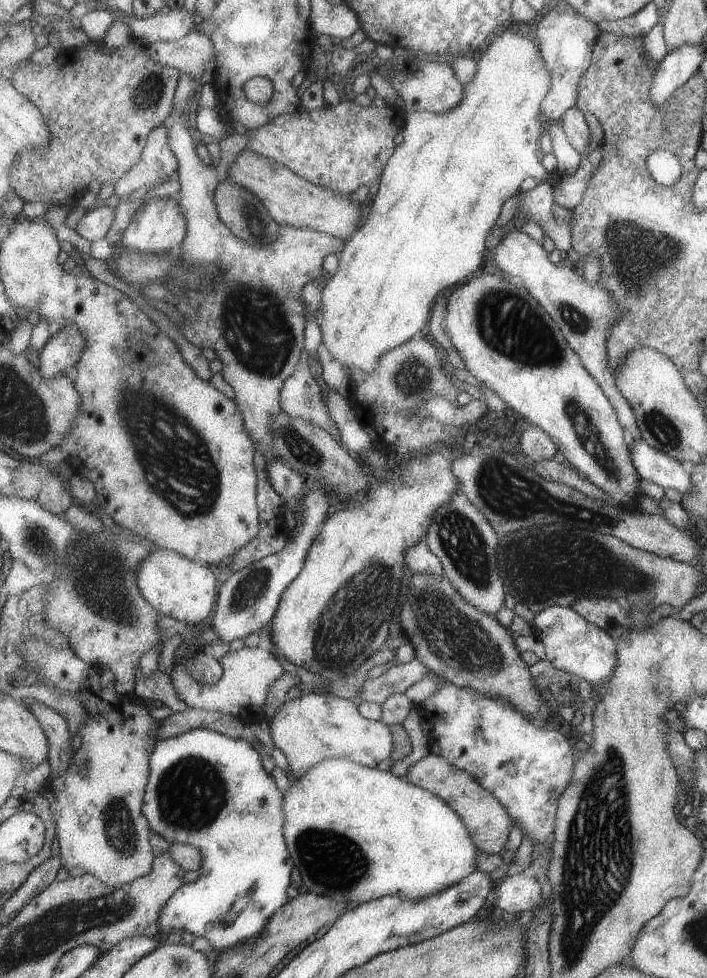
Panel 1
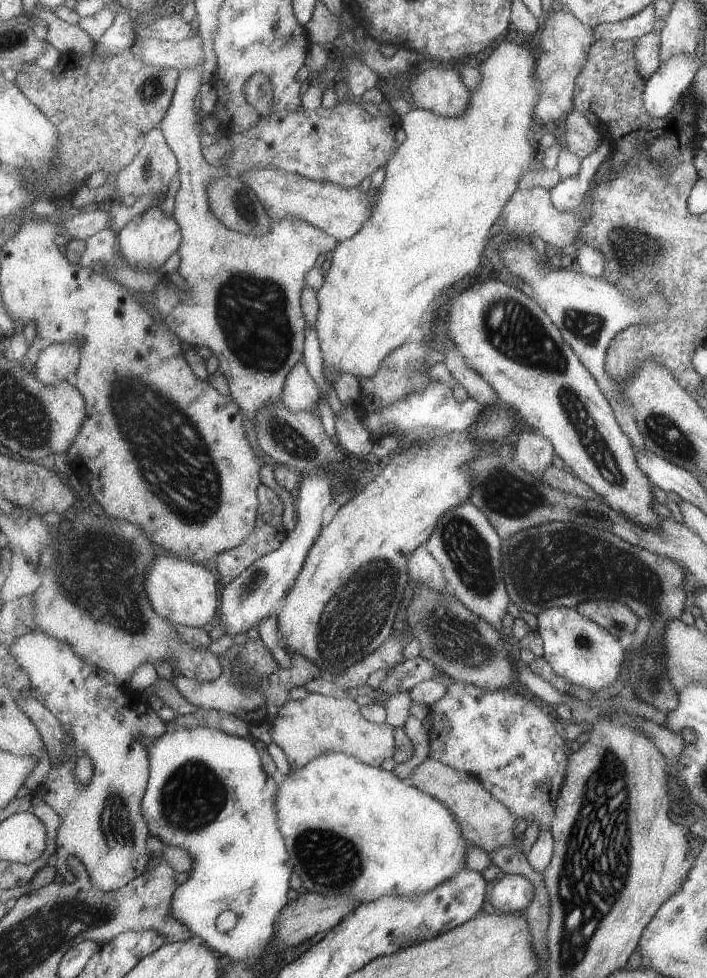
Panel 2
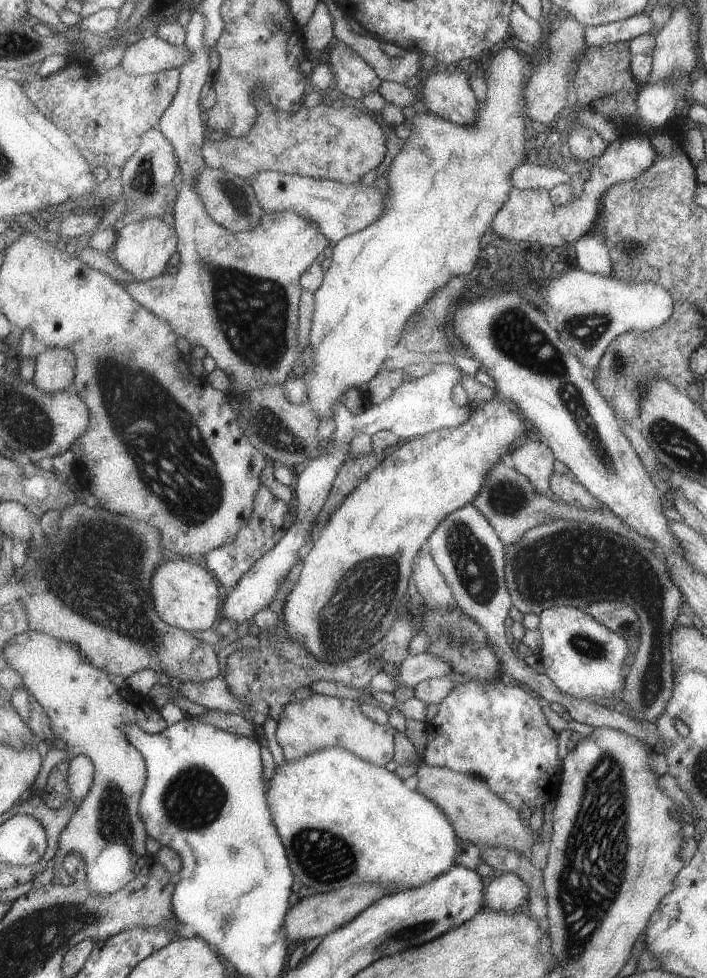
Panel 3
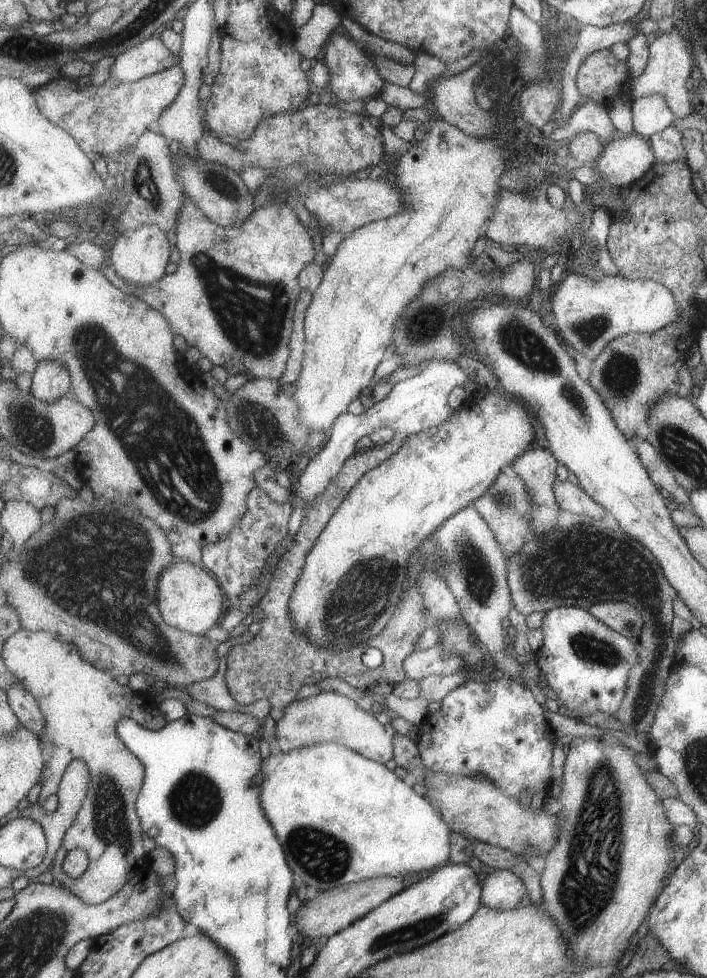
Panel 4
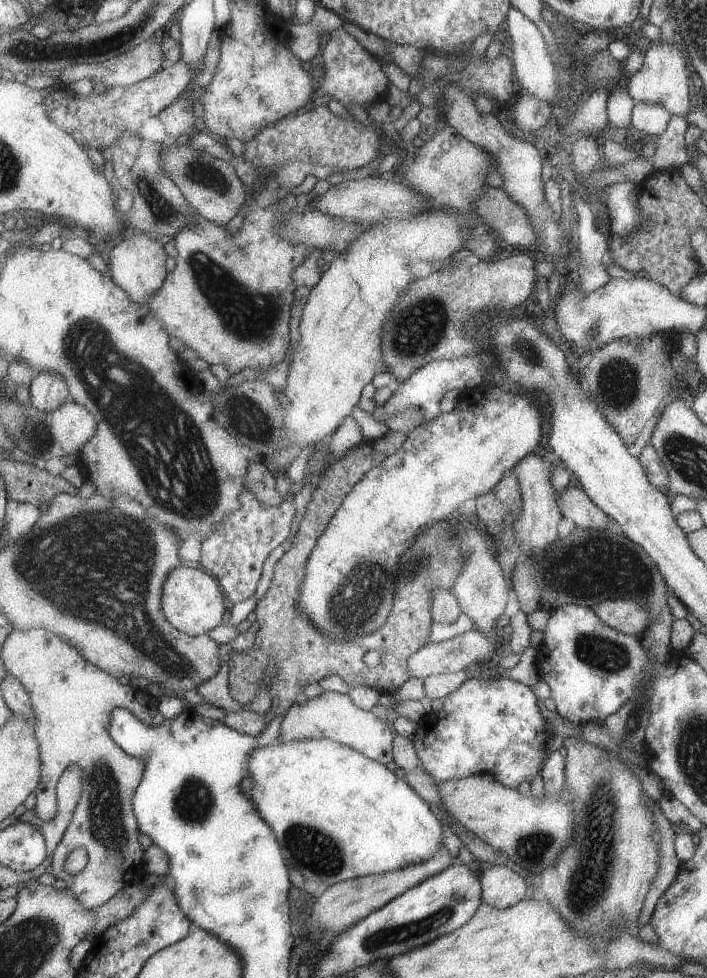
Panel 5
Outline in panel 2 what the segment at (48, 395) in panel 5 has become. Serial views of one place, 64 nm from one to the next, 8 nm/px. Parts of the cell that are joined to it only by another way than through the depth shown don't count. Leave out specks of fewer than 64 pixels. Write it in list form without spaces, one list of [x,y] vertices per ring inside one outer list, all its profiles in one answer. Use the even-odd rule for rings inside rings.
[[[49,344],[41,354],[35,368],[37,378],[47,386],[59,386],[61,382],[75,382],[75,374],[81,366],[79,344]]]

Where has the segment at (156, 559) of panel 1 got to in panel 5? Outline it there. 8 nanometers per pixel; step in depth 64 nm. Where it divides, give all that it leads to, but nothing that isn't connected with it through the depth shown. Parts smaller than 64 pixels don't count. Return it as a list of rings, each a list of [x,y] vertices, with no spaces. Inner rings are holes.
[[[187,566],[175,568],[175,572],[167,578],[167,588],[163,594],[163,608],[165,608],[169,622],[177,630],[189,636],[205,636],[213,628],[223,626],[223,618],[227,612],[225,592],[223,592],[221,582],[213,578],[211,574],[205,574],[203,570],[195,570]]]

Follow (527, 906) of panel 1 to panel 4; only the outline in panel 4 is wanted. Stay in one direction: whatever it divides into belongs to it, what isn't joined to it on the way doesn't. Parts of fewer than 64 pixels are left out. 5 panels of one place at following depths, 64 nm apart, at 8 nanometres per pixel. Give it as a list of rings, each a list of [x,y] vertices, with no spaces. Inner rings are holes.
[[[489,870],[483,874],[483,906],[493,910],[515,910],[529,902],[527,882],[511,870]]]

